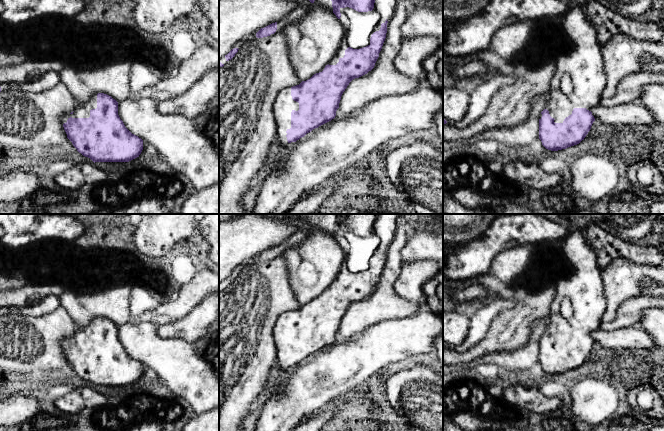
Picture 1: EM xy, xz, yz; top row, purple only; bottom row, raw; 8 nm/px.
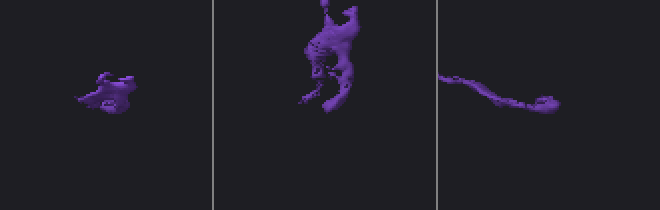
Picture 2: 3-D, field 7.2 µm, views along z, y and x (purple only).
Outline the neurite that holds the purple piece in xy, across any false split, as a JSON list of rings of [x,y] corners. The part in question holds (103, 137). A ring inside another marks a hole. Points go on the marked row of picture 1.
[[[107,94],[76,103],[75,110],[61,120],[73,146],[94,163],[129,162],[143,150],[143,140],[125,127],[118,115],[118,102]]]

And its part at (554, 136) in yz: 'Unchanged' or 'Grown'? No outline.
Grown

